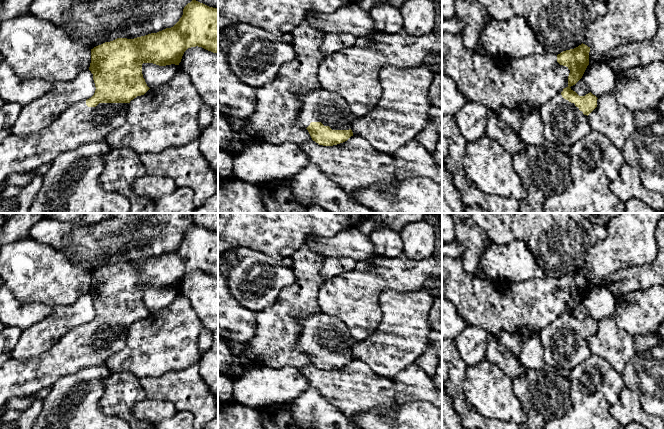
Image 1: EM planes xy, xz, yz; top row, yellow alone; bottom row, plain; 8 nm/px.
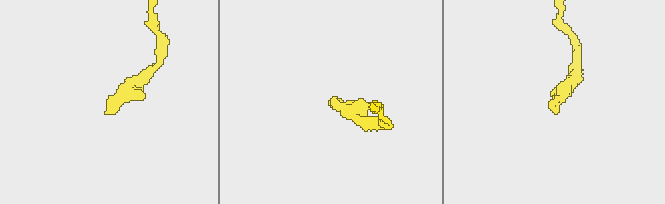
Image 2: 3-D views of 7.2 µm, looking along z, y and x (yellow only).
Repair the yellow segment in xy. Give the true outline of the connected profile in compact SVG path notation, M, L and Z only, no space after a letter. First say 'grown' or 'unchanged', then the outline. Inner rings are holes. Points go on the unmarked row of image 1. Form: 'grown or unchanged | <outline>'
grown | M193 223L184 231L182 241L171 252L134 263L117 262L91 273L89 294L93 298L96 311L94 319L86 325L78 326L69 331L44 354L27 360L10 358L0 366L0 416L4 413L8 401L12 398L32 396L41 389L51 387L62 377L73 375L82 368L105 364L112 355L125 348L130 325L137 320L144 319L150 313L143 302L142 288L179 289L184 276L188 272L196 270L218 277L218 233Z

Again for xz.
grown | M328 314L297 316L302 326L298 348L306 352L313 365L323 370L333 370L347 365L353 356L352 347L357 342L350 334L346 325Z

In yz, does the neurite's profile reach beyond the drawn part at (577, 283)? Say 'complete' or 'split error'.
split error

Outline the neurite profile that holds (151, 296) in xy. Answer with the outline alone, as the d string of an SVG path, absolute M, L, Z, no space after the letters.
M153 287L142 288L142 298L149 312L156 312L171 304L179 293L178 289L159 290Z

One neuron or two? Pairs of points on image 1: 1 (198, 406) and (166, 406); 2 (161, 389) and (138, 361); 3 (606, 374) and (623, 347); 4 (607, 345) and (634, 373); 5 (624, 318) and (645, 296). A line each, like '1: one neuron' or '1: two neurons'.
1: two neurons
2: two neurons
3: two neurons
4: two neurons
5: one neuron

